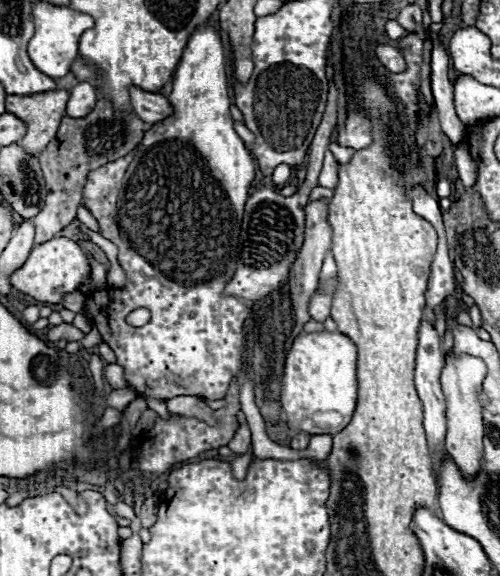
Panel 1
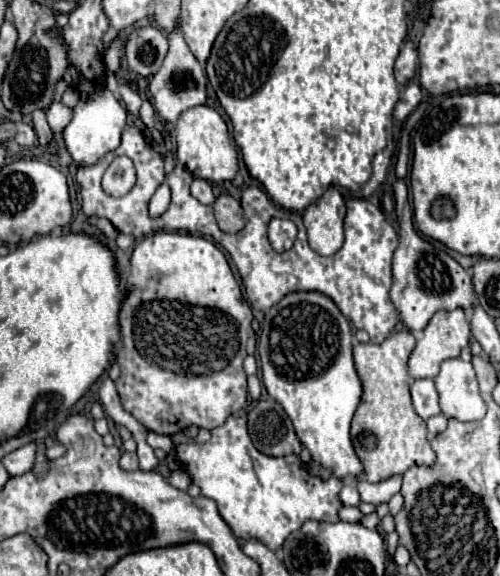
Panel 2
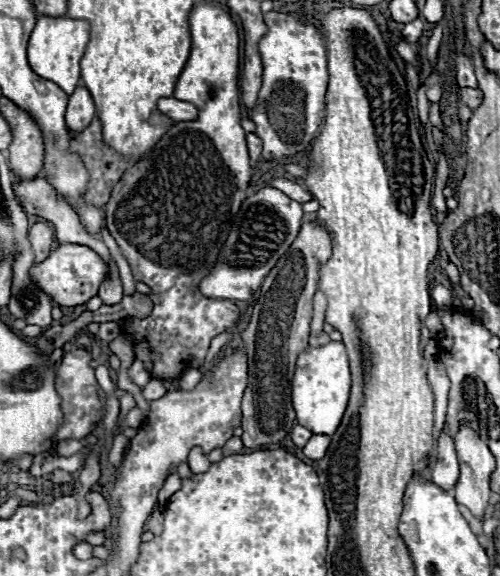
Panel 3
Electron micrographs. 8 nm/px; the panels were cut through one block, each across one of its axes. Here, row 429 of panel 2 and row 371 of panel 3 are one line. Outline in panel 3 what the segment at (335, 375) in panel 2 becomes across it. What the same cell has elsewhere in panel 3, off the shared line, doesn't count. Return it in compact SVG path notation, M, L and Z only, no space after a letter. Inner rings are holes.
M332 340L324 346L314 346L300 352L292 378L292 404L300 426L306 426L312 434L332 436L344 416L348 396L350 396L350 368L348 354L342 342Z

